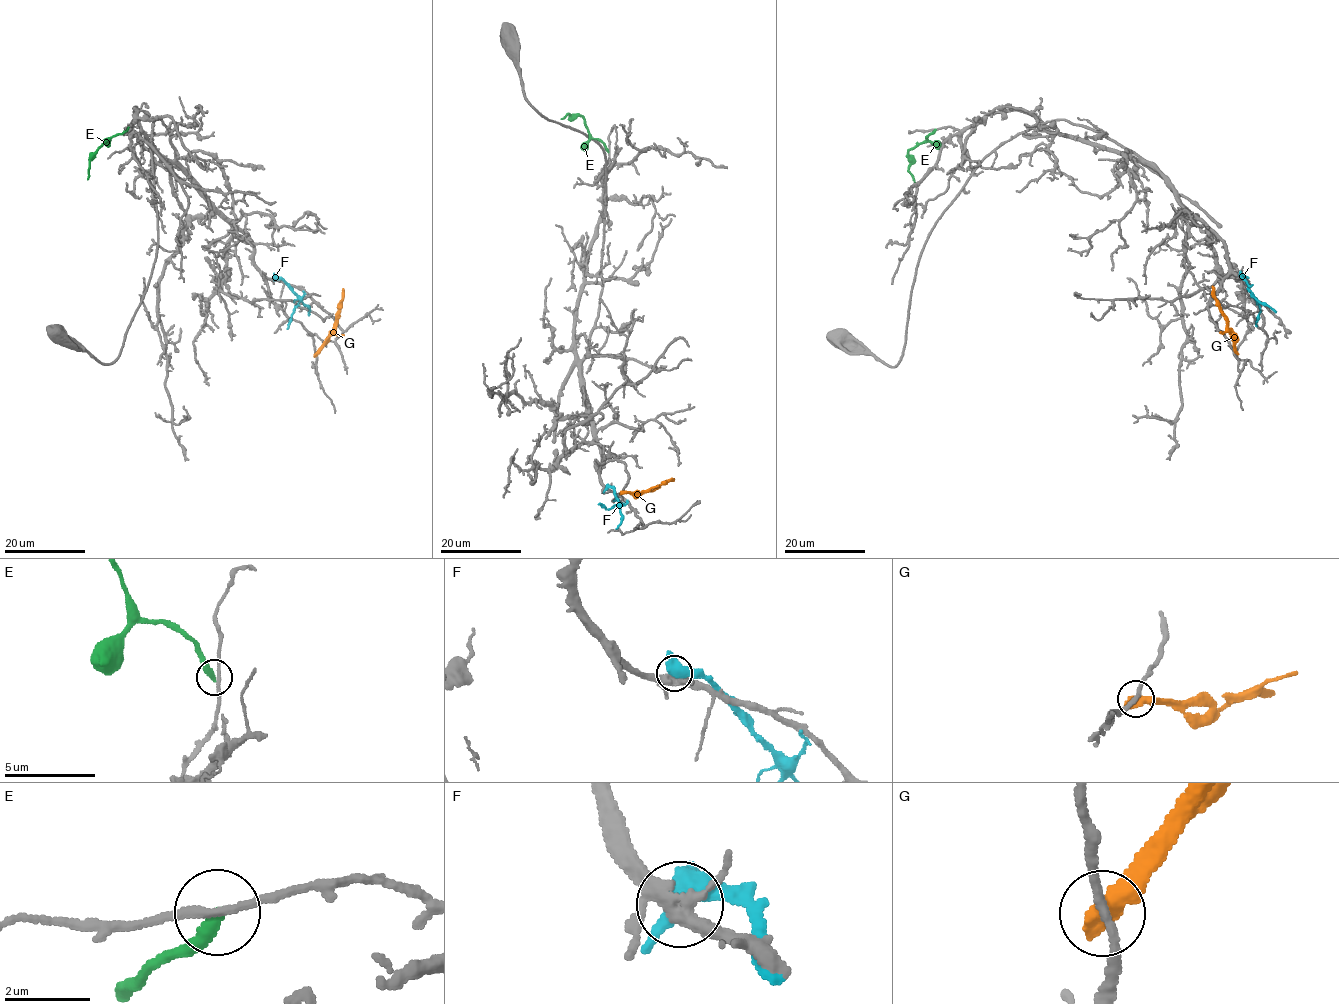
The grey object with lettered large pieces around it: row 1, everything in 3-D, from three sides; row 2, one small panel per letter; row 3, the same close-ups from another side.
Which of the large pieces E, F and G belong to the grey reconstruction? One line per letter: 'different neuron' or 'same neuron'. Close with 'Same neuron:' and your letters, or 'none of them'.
E: different neuron
F: different neuron
G: different neuron
Same neuron: none of them

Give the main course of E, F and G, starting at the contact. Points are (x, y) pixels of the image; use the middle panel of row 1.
E: (608, 151), (601, 142), (590, 136), (581, 116), (568, 114), (561, 119)
F: (606, 488), (612, 487), (618, 505), (607, 509), (598, 504)
G: (622, 491), (650, 491), (674, 479)

